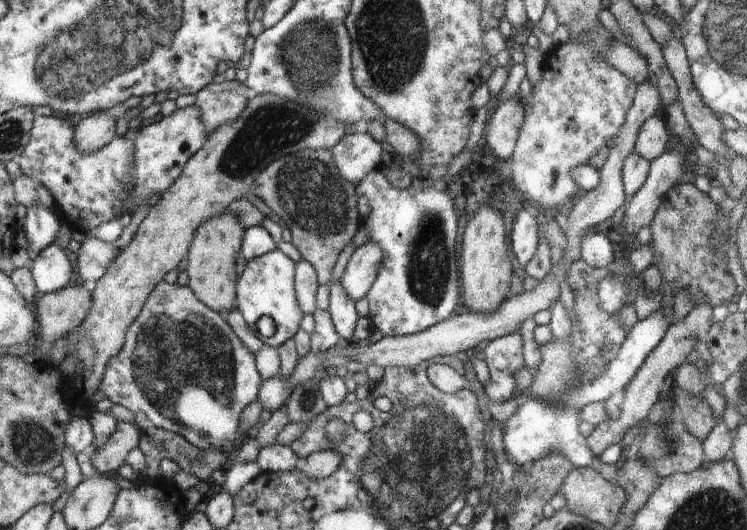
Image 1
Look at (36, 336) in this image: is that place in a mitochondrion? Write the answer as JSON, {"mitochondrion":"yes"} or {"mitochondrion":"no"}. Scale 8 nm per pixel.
{"mitochondrion":"no"}

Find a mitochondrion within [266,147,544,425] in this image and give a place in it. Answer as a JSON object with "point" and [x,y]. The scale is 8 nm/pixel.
{"point":[428,251]}

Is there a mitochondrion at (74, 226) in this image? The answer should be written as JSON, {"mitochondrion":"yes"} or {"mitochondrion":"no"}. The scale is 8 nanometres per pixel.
{"mitochondrion":"no"}

